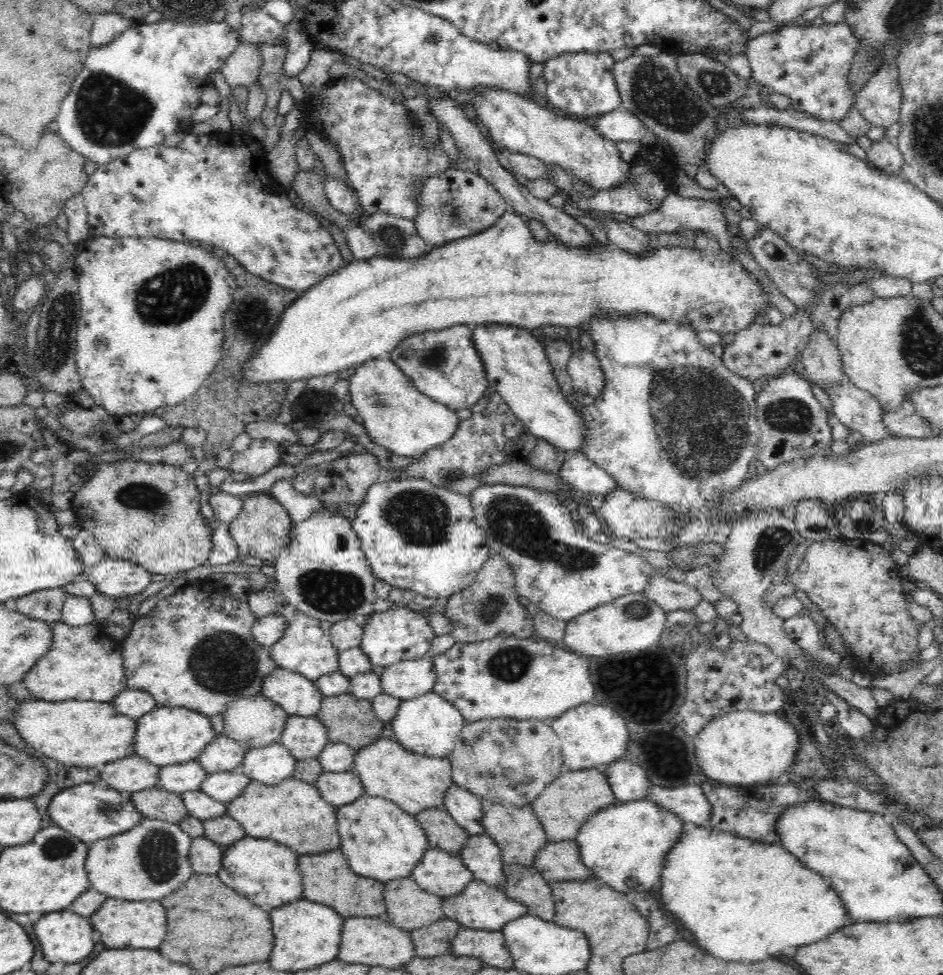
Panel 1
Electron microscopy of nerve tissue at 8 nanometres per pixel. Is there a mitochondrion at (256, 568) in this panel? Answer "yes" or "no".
no

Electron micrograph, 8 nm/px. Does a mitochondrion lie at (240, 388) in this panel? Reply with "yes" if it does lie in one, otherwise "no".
no

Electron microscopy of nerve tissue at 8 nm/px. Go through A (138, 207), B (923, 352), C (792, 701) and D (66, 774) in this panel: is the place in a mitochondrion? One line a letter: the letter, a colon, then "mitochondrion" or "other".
A: other
B: mitochondrion
C: other
D: other

